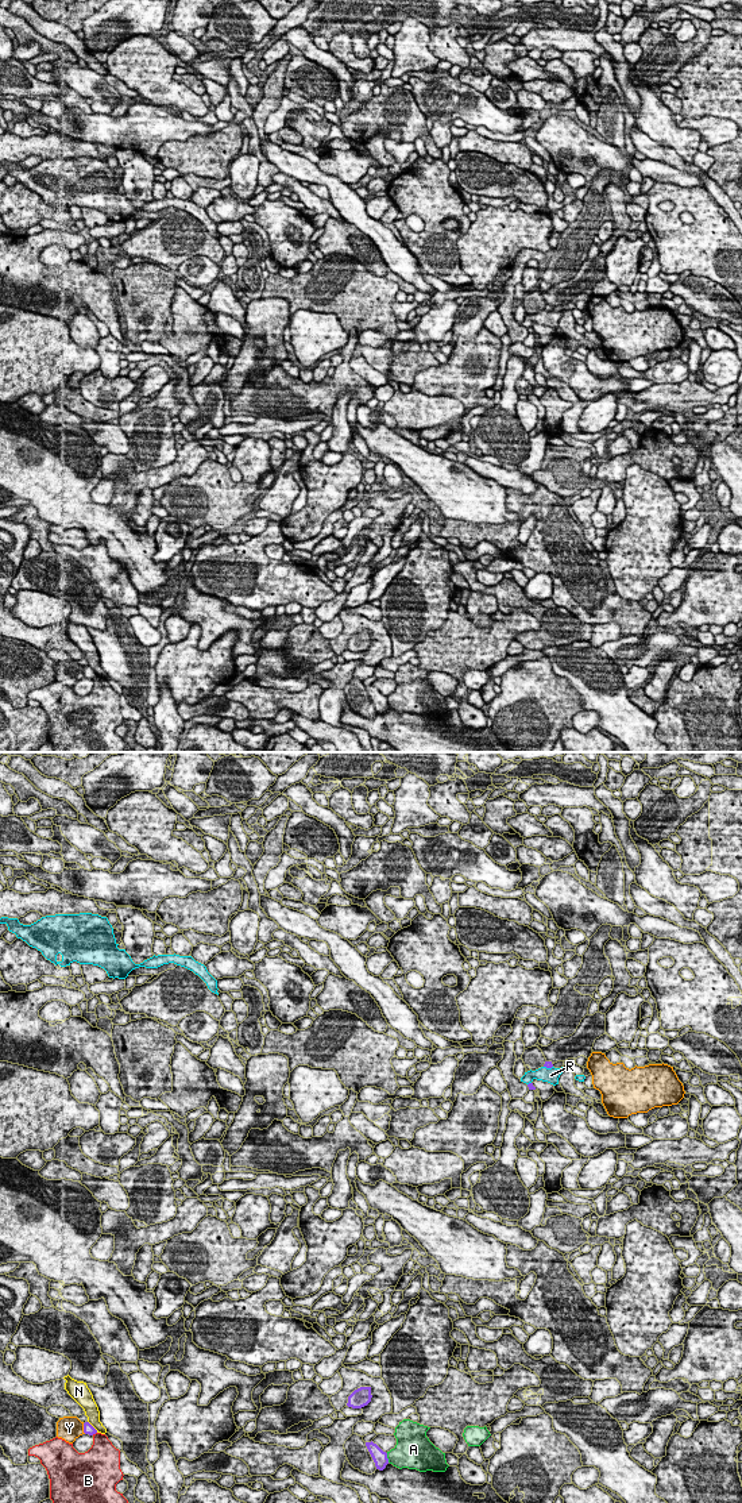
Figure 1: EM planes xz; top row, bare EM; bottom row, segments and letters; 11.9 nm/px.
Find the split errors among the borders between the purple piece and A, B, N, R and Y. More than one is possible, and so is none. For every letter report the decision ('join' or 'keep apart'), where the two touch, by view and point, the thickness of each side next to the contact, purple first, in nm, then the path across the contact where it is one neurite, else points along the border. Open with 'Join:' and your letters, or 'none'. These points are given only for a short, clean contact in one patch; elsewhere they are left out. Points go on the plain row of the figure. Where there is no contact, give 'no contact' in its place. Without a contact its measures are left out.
Join: none
A: keep apart; contact xz (386, 701); calibres 170 and 320 nm
B: keep apart; contact xz (93, 677); calibres 130 and 280 nm
N: keep apart; contact xz (92, 670); calibres 130 and 170 nm
R: keep apart; contact xz (548, 311); calibres 90 and 190 nm
Y: keep apart; contact xz (84, 673); calibres 130 and 280 nm

